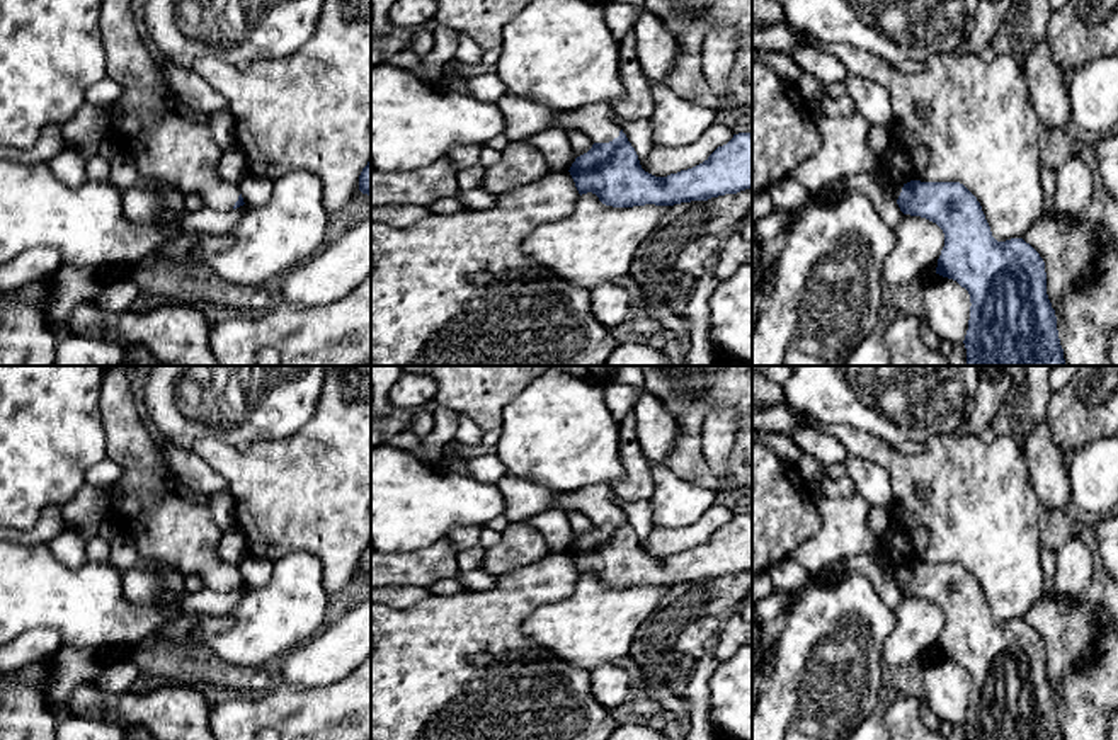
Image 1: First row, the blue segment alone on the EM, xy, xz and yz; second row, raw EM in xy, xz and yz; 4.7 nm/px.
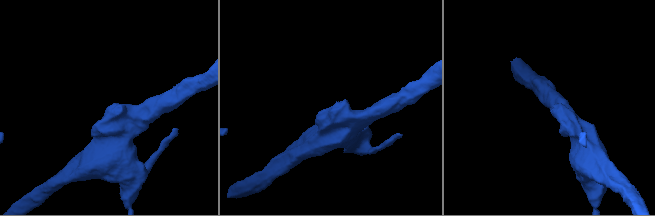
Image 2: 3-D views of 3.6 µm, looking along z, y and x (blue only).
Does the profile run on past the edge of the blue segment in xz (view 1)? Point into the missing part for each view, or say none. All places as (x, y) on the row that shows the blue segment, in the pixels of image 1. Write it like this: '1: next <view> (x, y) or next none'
1: next xz (598, 121)

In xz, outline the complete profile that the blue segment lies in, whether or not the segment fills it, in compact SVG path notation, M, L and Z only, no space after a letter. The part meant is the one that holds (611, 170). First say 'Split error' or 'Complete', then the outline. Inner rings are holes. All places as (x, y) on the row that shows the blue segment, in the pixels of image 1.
Split error. M592 104L579 111L556 112L553 128L579 129L592 139L592 148L577 157L568 172L580 196L592 192L606 206L674 206L752 189L752 133L733 134L727 145L718 146L703 163L693 168L655 177L642 168L635 148L614 117L614 105Z

